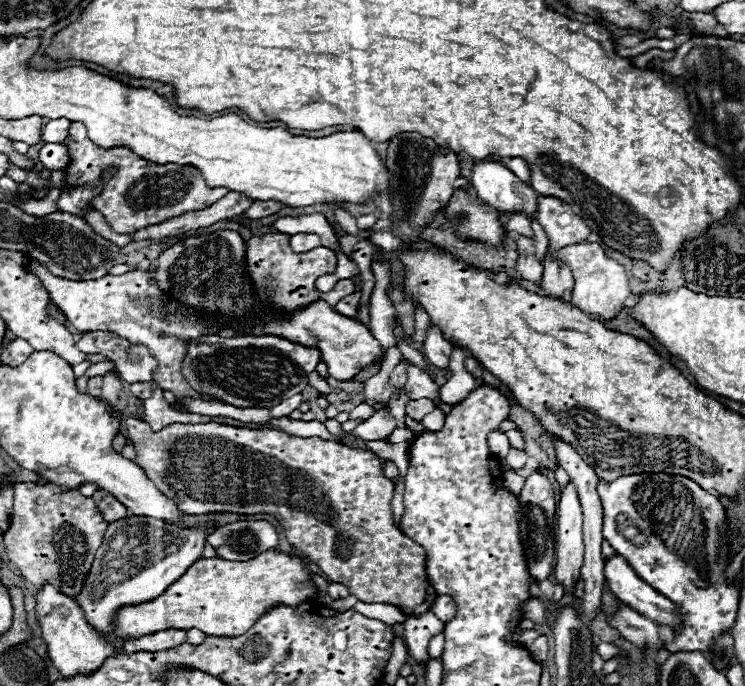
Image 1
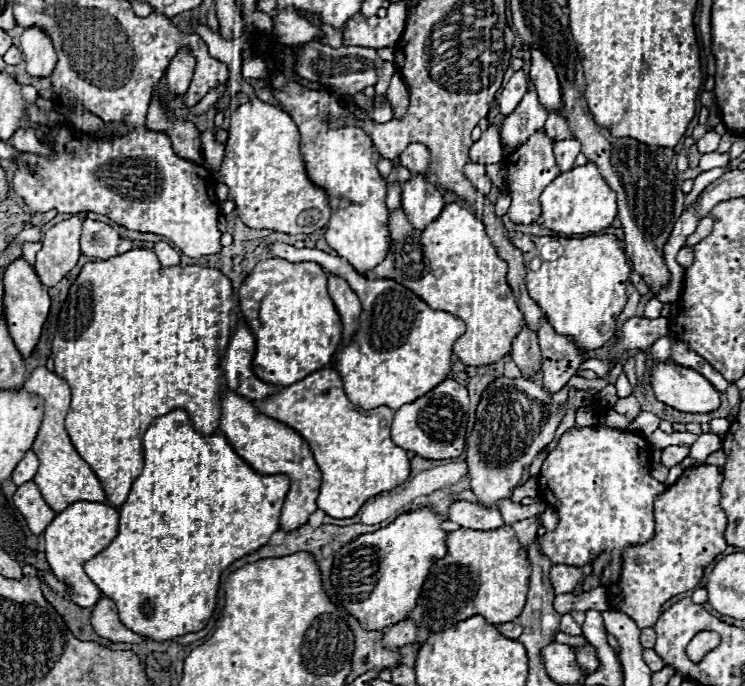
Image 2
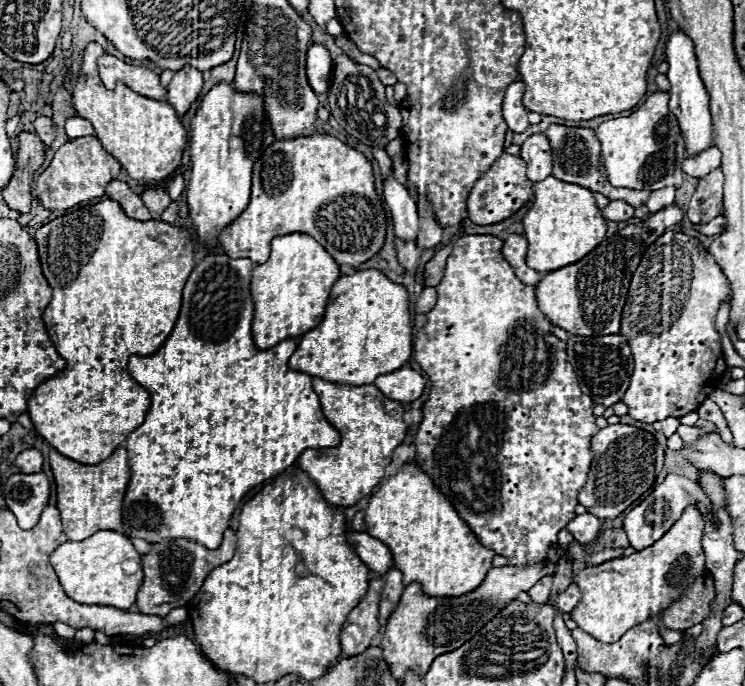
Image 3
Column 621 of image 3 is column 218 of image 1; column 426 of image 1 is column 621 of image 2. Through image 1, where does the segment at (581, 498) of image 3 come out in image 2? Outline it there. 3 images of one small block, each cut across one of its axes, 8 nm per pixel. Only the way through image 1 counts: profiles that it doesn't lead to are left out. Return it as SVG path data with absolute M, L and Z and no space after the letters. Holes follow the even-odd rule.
M718 466L690 468L656 498L656 536L646 544L624 550L620 582L608 588L608 604L612 610L628 614L640 628L652 628L668 598L698 586L704 568L728 546L724 540L728 522L720 506L722 480L722 468Z

